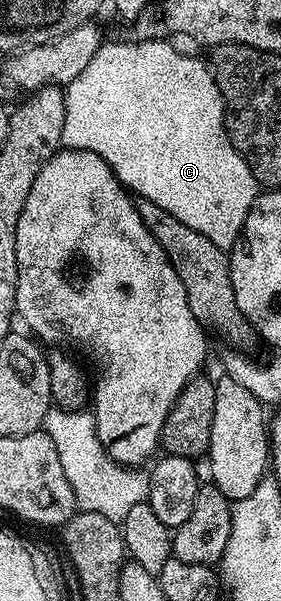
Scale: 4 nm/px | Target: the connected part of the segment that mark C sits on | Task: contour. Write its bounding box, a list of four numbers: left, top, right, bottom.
[61,38,259,250]

